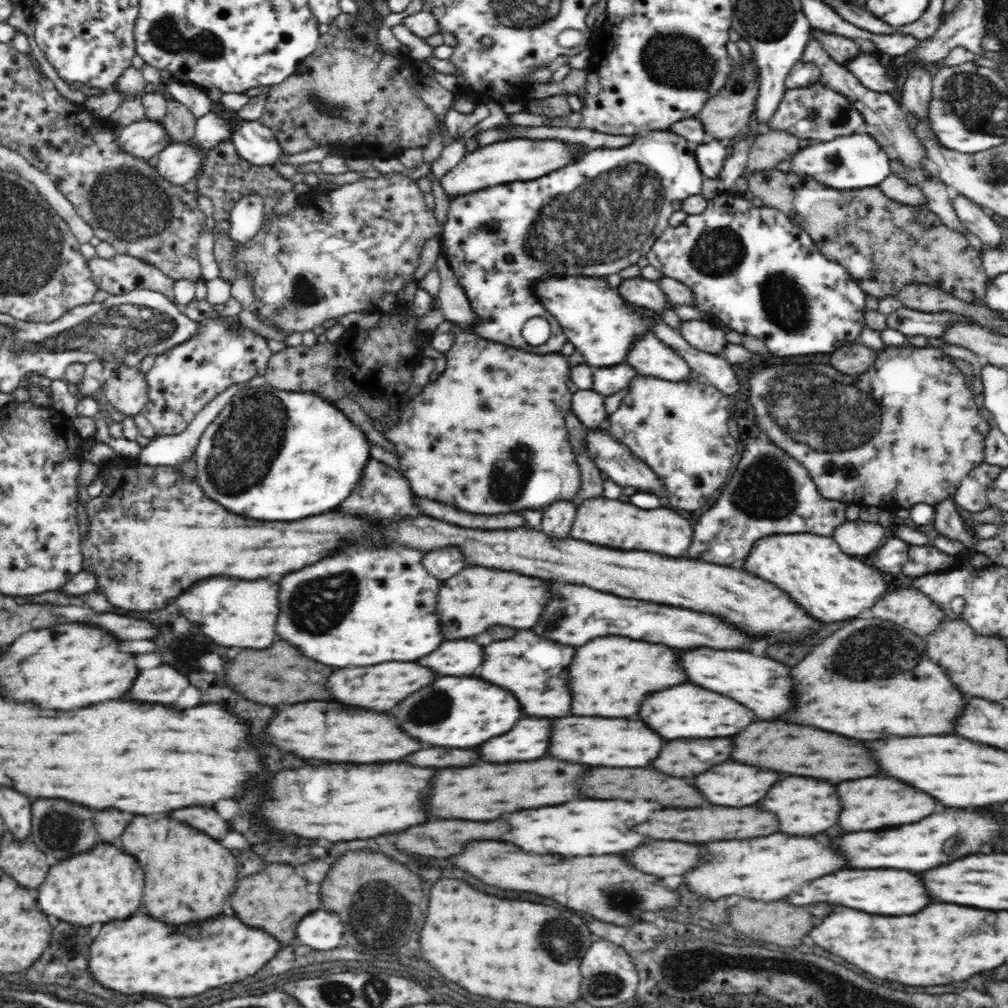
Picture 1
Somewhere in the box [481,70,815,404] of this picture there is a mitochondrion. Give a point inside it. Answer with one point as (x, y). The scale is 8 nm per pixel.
(592, 230)

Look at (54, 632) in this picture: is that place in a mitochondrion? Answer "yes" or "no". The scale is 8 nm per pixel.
no

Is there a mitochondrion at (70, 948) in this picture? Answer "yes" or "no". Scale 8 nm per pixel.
yes

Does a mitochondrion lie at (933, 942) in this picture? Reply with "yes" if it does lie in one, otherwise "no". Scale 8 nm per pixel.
no

